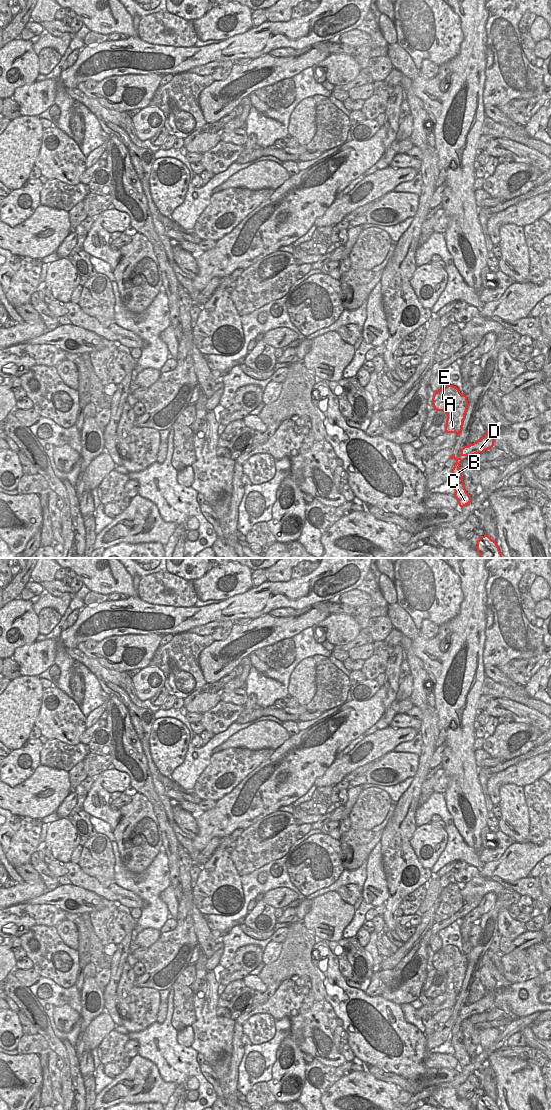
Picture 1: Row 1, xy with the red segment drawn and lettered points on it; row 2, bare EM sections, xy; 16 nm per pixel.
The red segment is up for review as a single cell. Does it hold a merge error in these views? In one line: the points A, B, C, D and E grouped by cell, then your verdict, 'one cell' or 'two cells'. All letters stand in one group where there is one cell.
groups A B C E / D; two cells

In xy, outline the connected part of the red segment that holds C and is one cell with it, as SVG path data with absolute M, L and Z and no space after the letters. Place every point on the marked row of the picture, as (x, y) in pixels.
M459 458L451 472L451 477L452 477L452 486L455 489L455 494L454 497L458 500L458 504L461 508L464 506L470 504L471 502L471 497L470 495L466 492L464 483L463 483L463 475L460 472L460 464L464 459Z

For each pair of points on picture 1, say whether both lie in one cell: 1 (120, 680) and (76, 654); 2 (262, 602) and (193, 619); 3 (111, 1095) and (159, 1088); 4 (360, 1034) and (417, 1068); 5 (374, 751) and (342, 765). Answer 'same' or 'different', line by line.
1: same
2: same
3: same
4: same
5: same

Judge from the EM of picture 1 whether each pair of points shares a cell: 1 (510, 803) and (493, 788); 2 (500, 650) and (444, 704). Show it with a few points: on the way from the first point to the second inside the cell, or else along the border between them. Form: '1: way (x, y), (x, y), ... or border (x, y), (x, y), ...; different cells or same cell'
1: border (521, 786), (503, 784), (499, 789), (498, 802); different cells
2: border (484, 642), (483, 666); different cells

